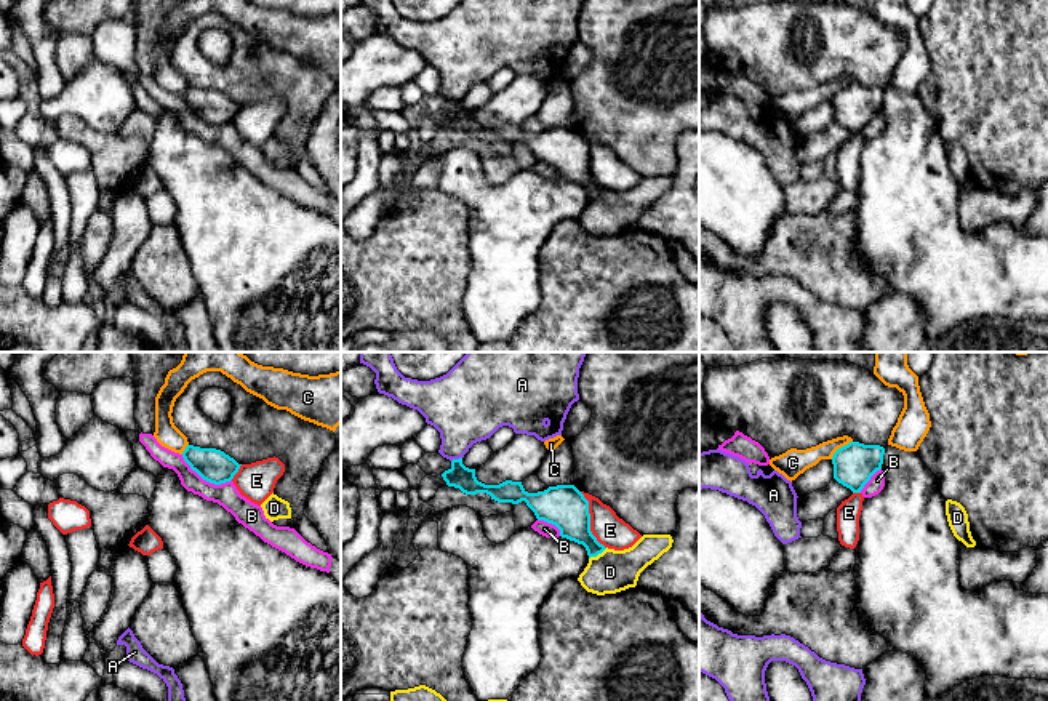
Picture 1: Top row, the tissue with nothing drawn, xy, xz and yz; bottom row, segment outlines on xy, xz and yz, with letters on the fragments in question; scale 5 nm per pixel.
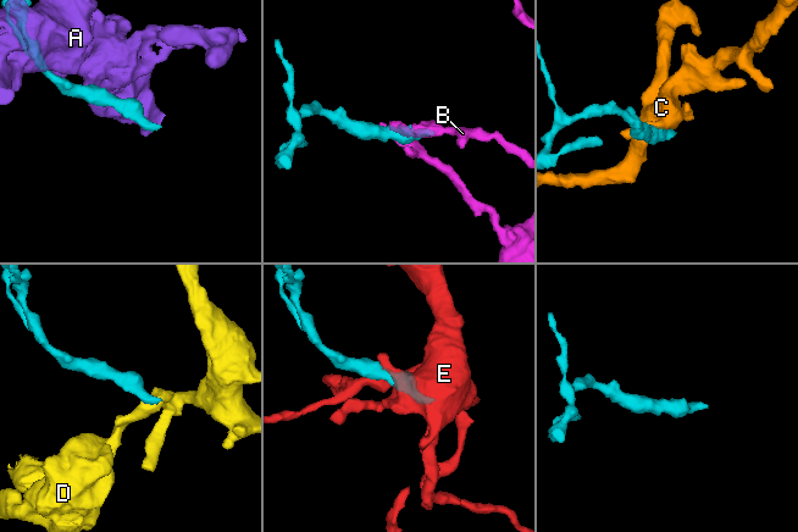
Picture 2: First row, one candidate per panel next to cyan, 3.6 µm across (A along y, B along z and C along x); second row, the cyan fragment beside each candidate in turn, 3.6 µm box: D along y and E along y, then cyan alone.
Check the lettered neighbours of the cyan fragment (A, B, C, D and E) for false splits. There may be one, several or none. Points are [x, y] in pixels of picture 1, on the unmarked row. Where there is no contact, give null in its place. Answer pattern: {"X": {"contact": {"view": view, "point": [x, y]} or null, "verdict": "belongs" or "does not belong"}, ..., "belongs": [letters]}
{"A": {"contact": {"view": "xz", "point": [456, 101]}, "verdict": "does not belong"}, "B": {"contact": {"view": "xy", "point": [205, 120]}, "verdict": "does not belong"}, "C": {"contact": {"view": "yz", "point": [842, 88]}, "verdict": "does not belong"}, "D": {"contact": {"view": "xz", "point": [597, 196]}, "verdict": "does not belong"}, "E": {"contact": {"view": "xz", "point": [589, 162]}, "verdict": "does not belong"}, "belongs": []}

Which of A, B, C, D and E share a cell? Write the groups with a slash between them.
A / B / C / D / E

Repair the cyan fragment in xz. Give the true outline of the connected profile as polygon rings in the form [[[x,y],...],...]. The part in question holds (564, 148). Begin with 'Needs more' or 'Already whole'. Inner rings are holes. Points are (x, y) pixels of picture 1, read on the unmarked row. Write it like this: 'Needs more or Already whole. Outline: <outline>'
Already whole. Outline: [[[462,99],[453,101],[451,109],[442,118],[448,128],[459,130],[466,136],[486,134],[498,144],[512,146],[525,142],[538,162],[555,166],[562,179],[582,186],[589,200],[606,190],[592,176],[589,142],[574,126],[549,128],[538,134],[528,134],[522,123],[512,122],[485,126],[477,122],[475,110],[462,106]]]

